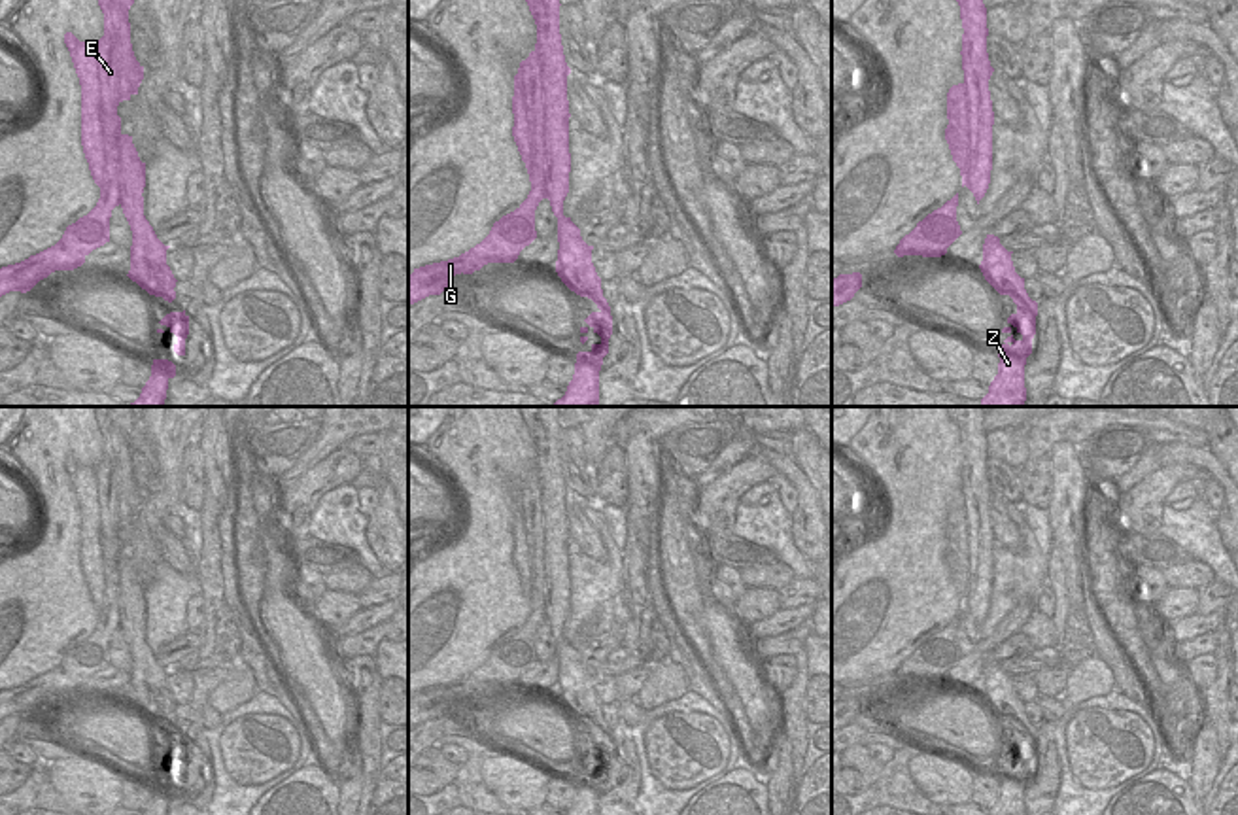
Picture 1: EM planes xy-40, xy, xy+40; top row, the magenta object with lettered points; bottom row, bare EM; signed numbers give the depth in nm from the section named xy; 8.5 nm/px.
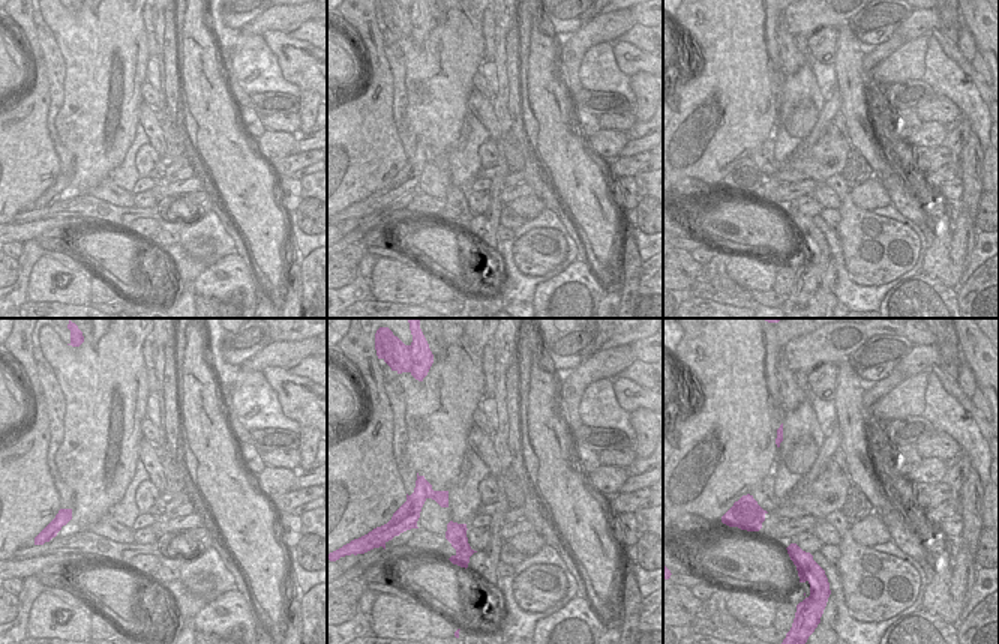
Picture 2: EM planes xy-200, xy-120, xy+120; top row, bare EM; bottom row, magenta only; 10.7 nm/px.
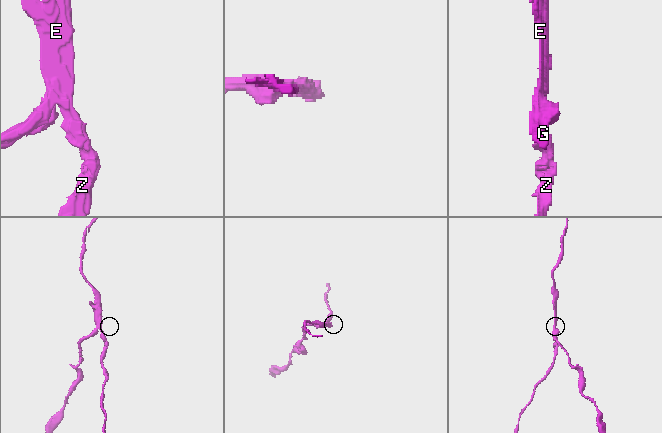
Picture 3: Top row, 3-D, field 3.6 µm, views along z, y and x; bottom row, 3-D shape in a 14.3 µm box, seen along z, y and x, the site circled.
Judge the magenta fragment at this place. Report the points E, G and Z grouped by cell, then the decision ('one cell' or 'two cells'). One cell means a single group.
groups E G / Z; two cells

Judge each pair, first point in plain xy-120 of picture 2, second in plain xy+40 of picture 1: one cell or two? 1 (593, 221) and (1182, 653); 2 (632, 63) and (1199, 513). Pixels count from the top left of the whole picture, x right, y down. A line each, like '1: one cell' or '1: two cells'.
1: two cells
2: two cells

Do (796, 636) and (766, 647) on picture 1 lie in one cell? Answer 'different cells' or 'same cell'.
same cell

